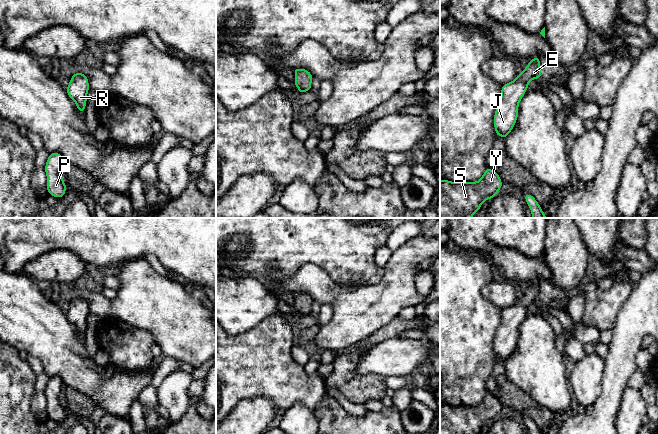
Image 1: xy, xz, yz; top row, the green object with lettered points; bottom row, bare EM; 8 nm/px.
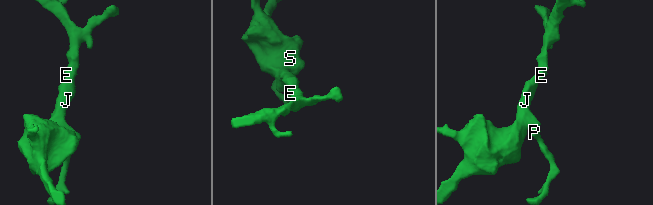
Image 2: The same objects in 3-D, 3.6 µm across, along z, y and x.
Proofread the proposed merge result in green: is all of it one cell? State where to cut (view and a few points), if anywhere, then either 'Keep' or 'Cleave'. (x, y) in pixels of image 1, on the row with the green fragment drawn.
No split. Keep

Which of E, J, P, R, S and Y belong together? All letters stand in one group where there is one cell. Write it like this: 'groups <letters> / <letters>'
groups E J P R S Y

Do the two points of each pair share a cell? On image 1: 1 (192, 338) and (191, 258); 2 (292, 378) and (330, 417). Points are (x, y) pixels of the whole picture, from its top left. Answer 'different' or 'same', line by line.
1: different
2: different

